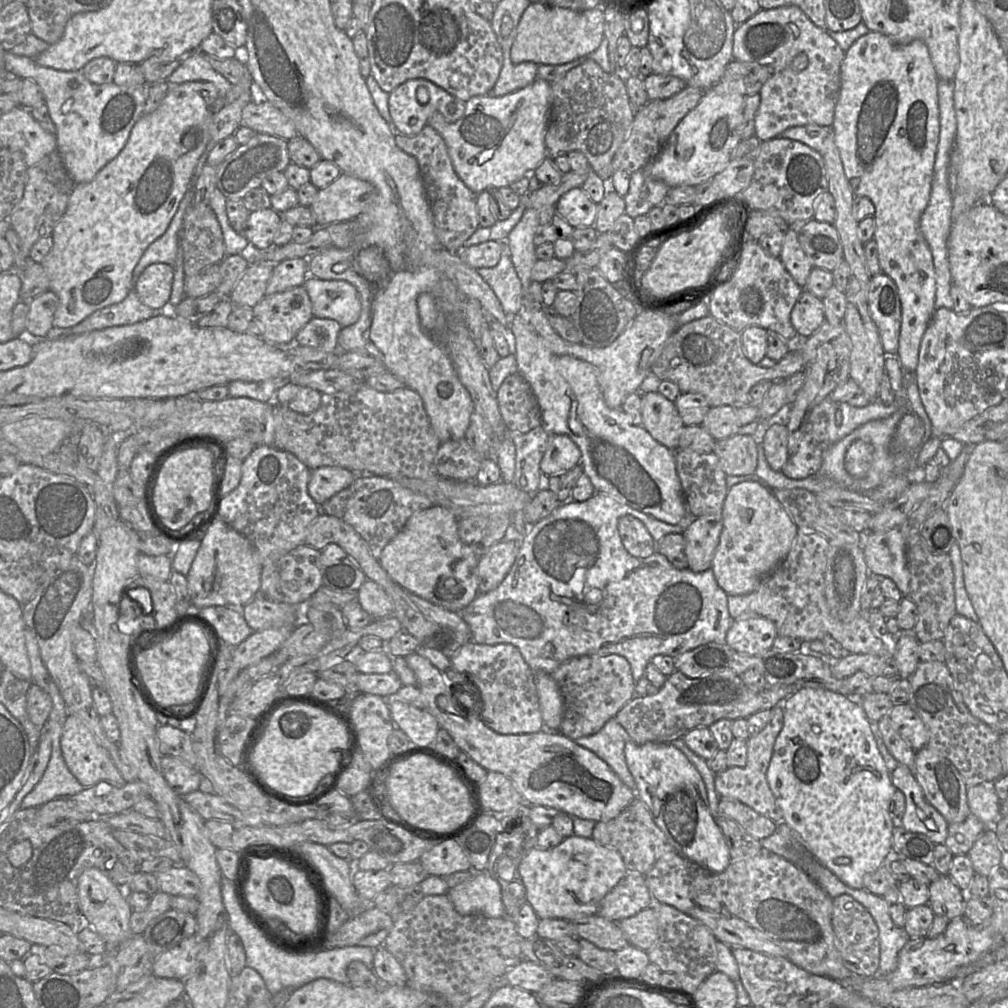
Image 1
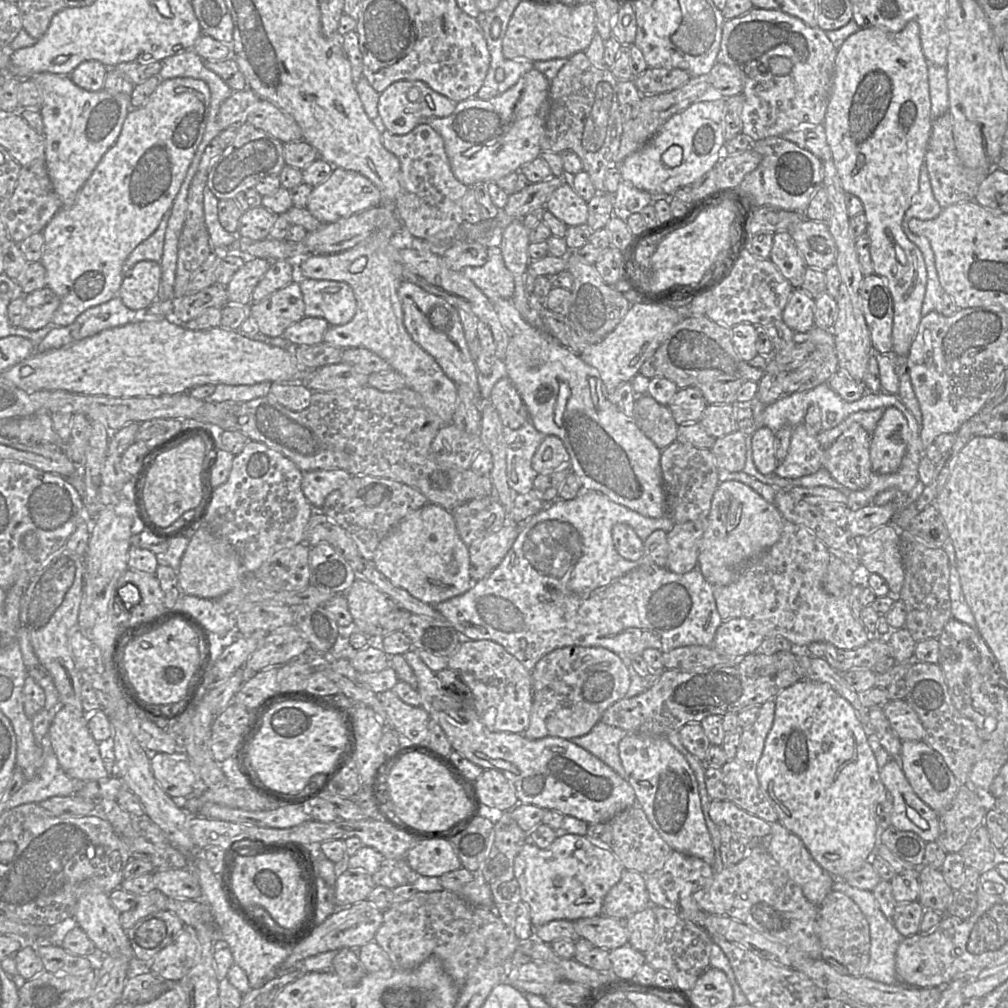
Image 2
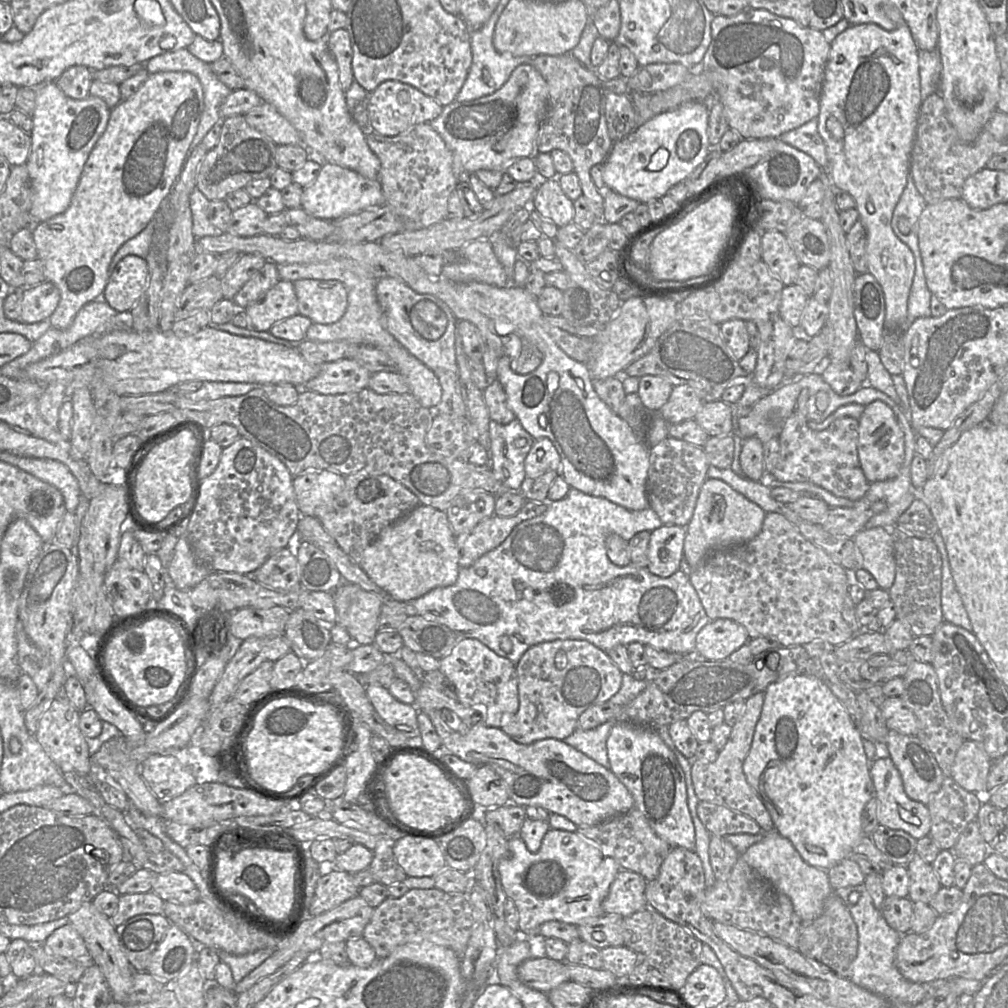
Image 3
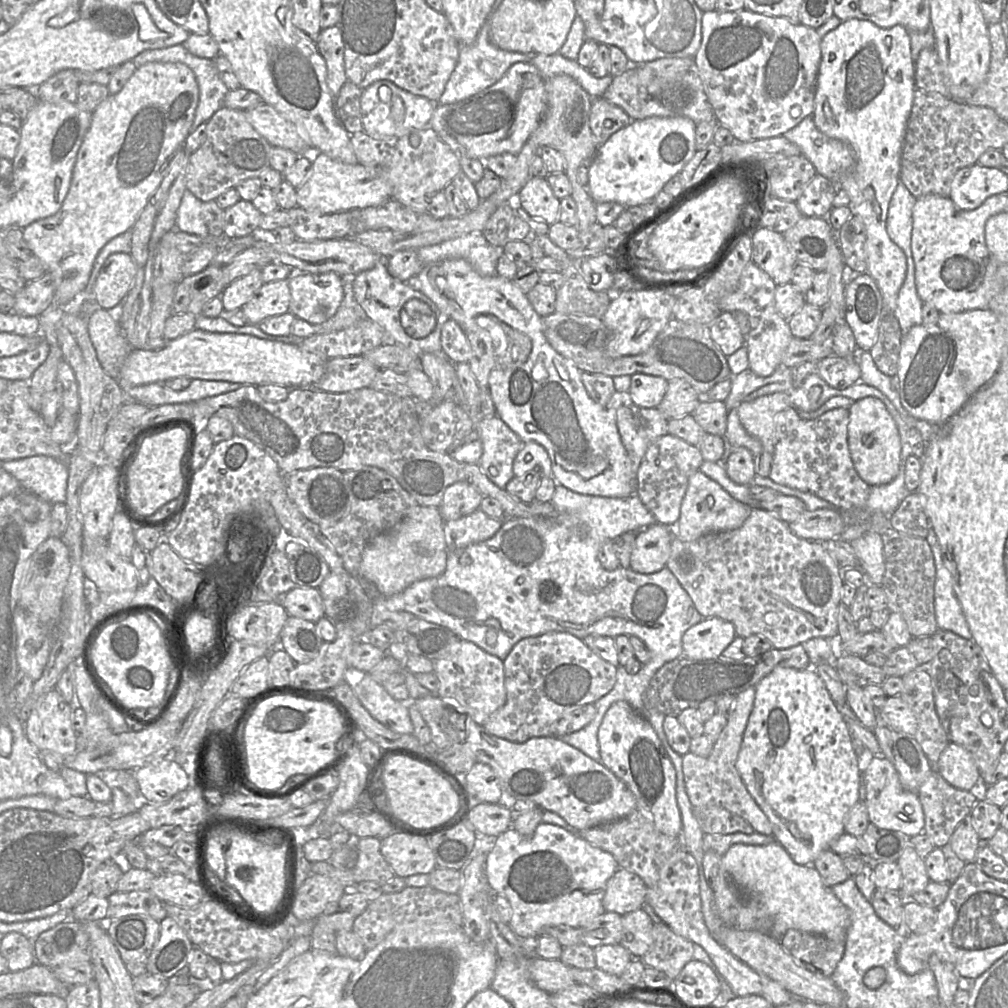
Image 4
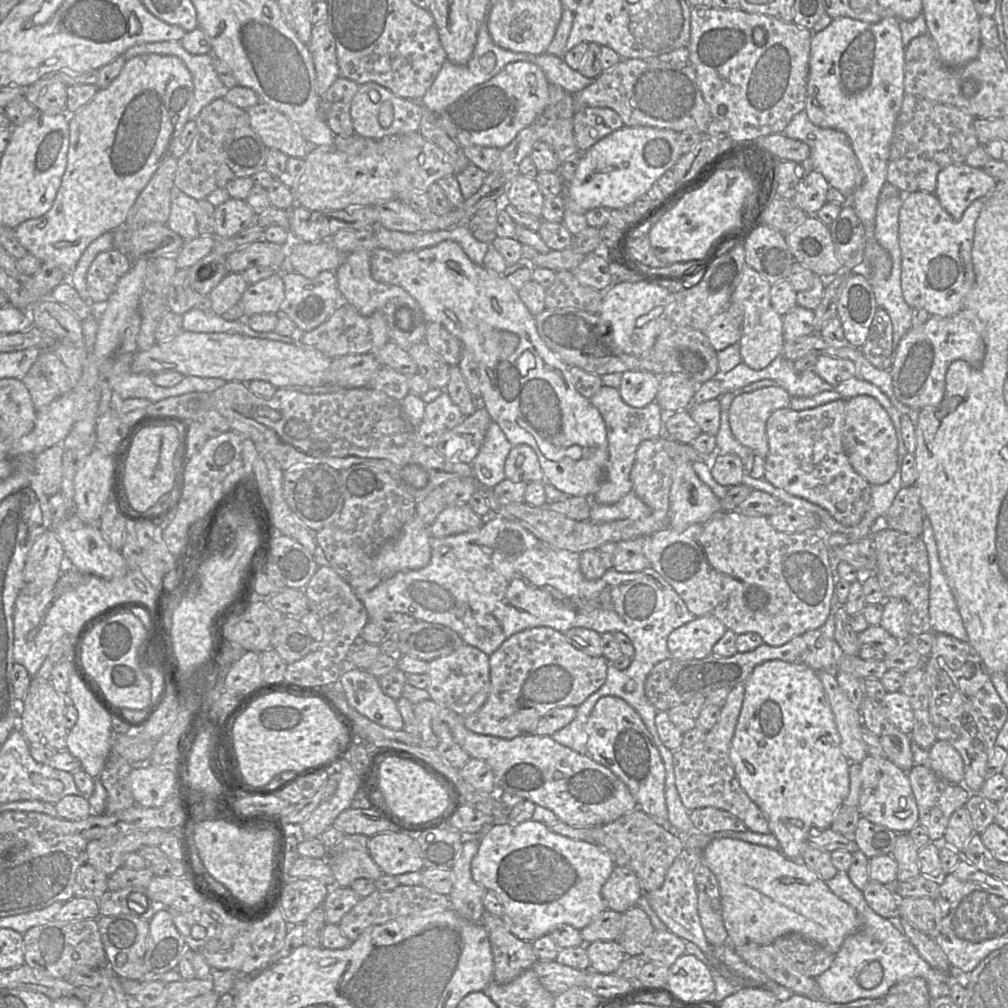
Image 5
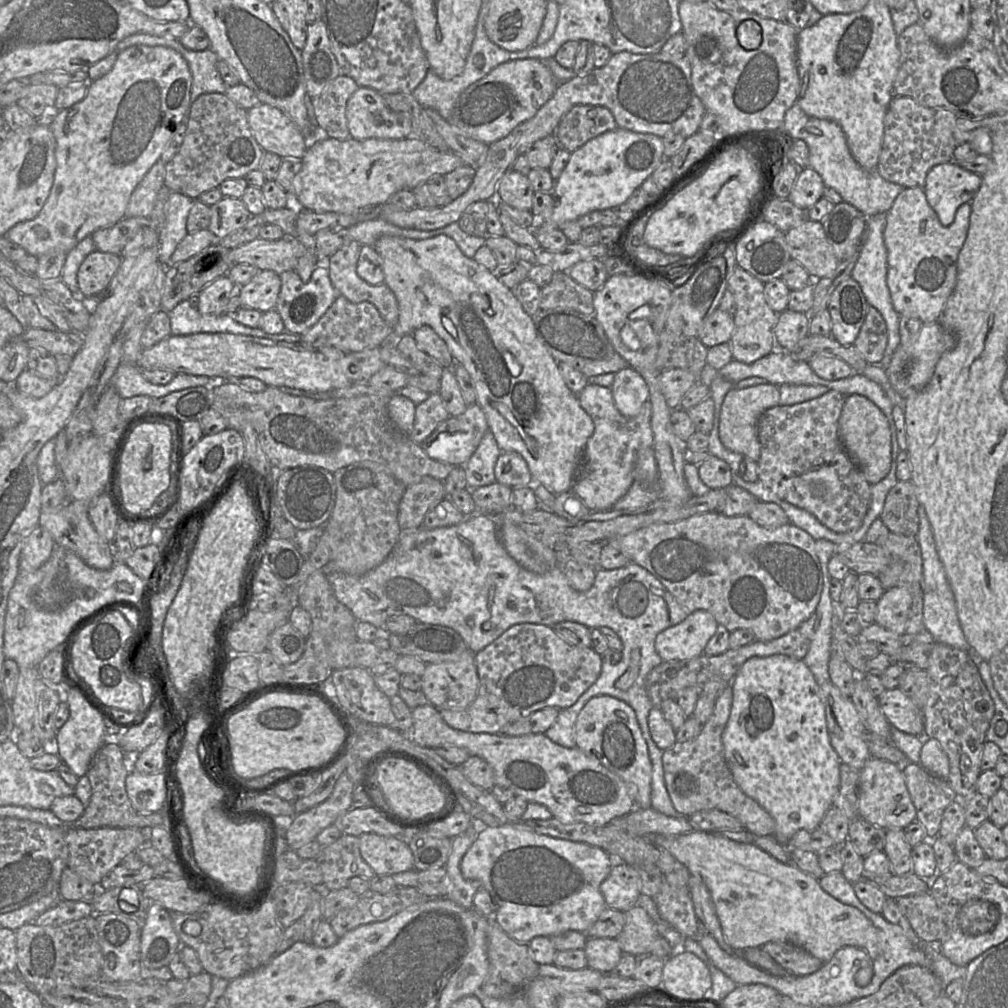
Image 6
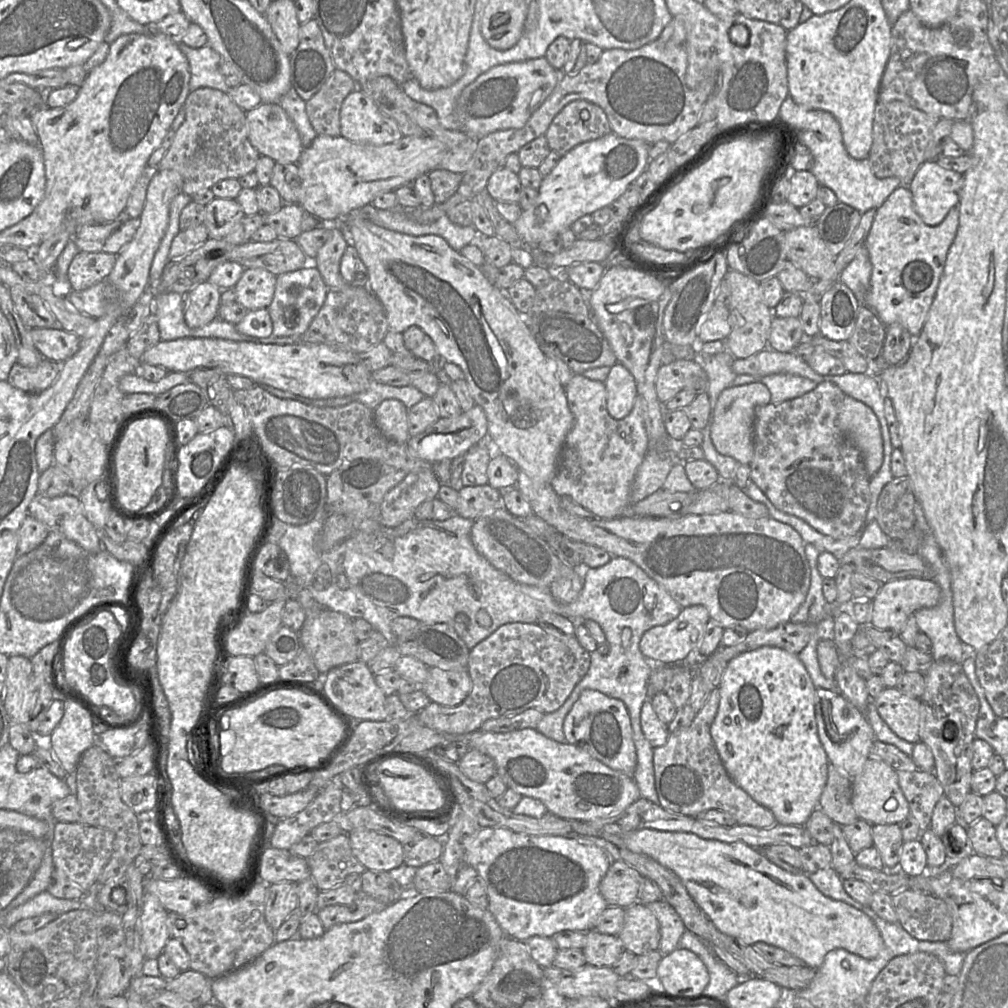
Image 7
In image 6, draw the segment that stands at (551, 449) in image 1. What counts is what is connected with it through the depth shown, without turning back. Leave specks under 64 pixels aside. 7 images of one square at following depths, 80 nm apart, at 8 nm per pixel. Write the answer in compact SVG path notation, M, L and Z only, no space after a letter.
M502 452L494 467L496 482L511 488L531 487L532 475L527 462L517 452Z

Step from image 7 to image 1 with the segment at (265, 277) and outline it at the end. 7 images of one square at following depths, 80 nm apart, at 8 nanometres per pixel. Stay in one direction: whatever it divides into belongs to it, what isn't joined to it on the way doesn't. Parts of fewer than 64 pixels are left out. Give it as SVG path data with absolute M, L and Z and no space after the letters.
M303 285L265 295L252 309L253 320L262 327L261 338L274 345L292 345L298 331L314 317Z

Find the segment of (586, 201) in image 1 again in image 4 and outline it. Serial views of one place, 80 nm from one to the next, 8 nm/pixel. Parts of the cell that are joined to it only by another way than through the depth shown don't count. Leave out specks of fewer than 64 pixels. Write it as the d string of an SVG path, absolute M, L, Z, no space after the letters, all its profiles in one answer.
M529 177L518 192L515 203L534 218L549 225L560 222L560 199L553 194L546 178Z

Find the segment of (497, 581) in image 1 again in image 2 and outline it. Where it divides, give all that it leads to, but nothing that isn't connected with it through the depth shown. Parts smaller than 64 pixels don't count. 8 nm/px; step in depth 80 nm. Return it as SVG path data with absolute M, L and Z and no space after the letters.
M507 521L499 531L468 547L473 583L486 578L501 563L515 542L522 524Z

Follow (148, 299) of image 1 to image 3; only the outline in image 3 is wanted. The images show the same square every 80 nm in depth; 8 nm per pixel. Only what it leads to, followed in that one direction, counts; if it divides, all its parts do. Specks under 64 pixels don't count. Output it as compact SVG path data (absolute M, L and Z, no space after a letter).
M125 256L111 270L102 297L118 313L129 312L145 291L148 275L144 258Z

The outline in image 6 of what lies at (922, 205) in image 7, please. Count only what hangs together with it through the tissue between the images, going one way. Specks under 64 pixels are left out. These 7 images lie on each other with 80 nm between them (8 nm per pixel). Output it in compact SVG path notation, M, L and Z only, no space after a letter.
M948 162L929 170L923 190L940 223L948 226L959 206L970 203L981 182L981 175L963 169L956 162Z

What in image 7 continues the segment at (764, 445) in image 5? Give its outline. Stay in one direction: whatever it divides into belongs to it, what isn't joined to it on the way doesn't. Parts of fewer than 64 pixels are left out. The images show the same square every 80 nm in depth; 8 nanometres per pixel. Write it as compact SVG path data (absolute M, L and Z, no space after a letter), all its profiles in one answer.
M754 382L742 386L728 387L719 395L710 430L711 440L716 450L734 458L739 464L751 462L754 454L753 424L757 408L769 404L771 394L766 385Z

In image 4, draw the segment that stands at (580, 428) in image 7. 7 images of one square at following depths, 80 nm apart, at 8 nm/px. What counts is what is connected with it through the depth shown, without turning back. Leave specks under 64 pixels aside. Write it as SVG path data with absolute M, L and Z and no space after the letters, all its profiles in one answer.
M615 391L605 407L615 417L635 475L647 447L667 434L668 420L658 408L637 406L628 392Z

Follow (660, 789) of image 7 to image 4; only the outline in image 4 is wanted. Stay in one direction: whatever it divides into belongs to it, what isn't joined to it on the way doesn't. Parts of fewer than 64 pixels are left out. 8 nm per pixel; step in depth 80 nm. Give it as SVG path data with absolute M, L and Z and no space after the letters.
M753 687L739 693L735 697L732 711L728 714L727 725L714 743L711 754L708 757L701 757L690 751L682 756L682 768L686 792L693 807L723 807L747 820L756 832L773 835L773 828L769 818L749 793L736 768L736 761L754 700L755 688Z

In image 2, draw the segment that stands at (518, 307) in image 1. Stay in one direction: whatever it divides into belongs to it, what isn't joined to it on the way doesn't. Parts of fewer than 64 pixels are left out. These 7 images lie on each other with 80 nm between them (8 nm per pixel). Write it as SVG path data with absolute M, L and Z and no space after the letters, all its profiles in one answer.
M500 238L488 241L475 241L487 246L487 261L478 267L463 267L459 270L470 279L491 301L512 299L515 283L512 273L504 263L500 248Z

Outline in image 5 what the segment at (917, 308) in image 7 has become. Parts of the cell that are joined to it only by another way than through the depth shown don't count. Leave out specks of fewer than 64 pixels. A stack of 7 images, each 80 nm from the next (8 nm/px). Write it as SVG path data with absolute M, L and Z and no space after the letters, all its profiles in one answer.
M916 191L903 195L899 211L899 247L901 252L901 290L905 302L912 308L922 308L930 316L949 317L963 309L966 295L971 290L975 273L971 258L975 222L984 205L984 198L973 201L959 220L954 220L941 206L934 193Z

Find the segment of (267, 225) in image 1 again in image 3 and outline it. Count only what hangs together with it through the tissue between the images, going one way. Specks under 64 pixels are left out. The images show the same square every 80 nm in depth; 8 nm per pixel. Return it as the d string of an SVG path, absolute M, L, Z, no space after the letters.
M252 201L246 206L232 211L227 233L242 237L262 234L263 224L267 217L268 214L255 201Z

